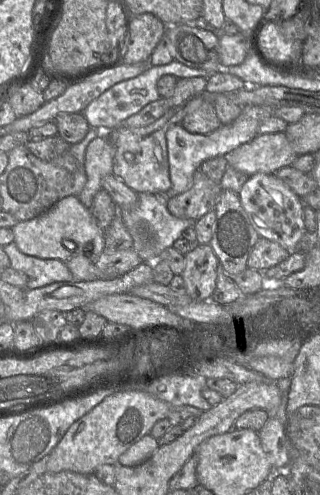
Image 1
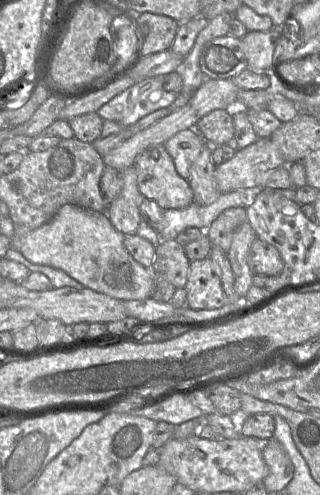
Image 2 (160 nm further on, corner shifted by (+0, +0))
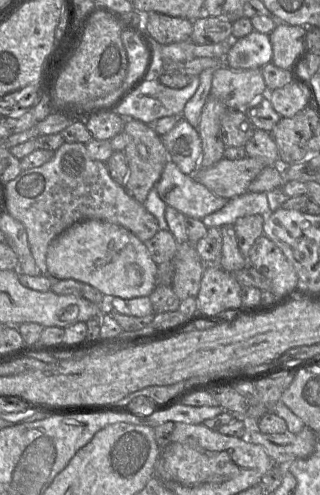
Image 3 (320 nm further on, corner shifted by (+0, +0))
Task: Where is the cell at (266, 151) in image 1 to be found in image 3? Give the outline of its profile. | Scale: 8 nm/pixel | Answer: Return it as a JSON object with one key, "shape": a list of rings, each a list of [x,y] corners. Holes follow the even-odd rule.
{"shape":[[[246,156],[239,160],[222,158],[206,169],[198,169],[193,176],[217,196],[231,199],[248,191],[251,181],[266,167],[265,163]]]}

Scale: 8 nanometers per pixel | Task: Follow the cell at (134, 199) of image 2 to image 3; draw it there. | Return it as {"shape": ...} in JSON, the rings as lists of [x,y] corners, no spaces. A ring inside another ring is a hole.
{"shape":[[[136,119],[125,120],[124,132],[130,136],[130,142],[123,151],[129,168],[124,188],[131,197],[144,203],[150,190],[159,181],[169,155],[162,137],[152,125]]]}

